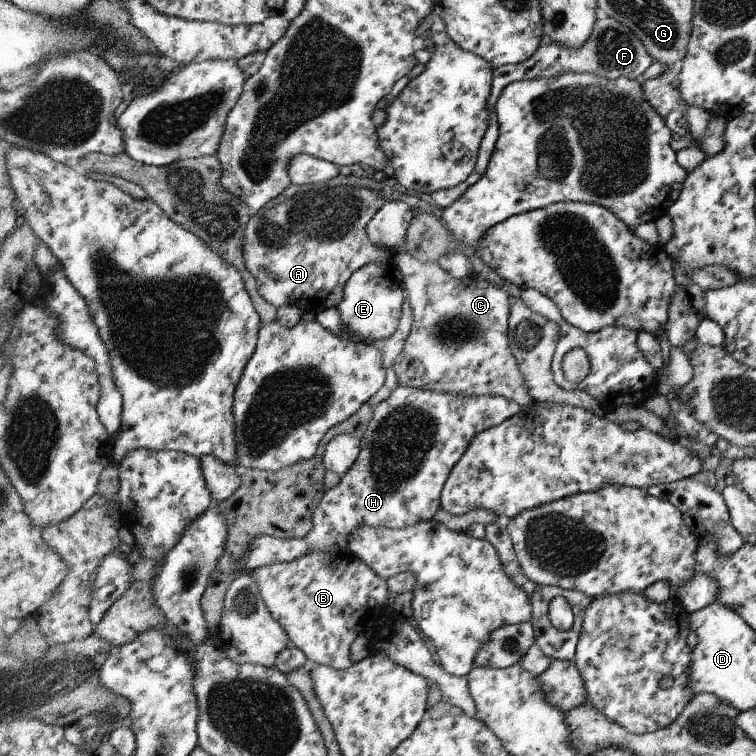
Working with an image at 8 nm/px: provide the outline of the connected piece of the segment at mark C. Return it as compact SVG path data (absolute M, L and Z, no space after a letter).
M406 251L392 257L403 274L402 285L406 289L406 300L414 312L411 336L407 338L403 354L395 362L399 386L460 396L502 396L512 399L512 402L517 402L520 406L535 402L523 370L508 344L509 294L475 275L454 278L439 263L420 262Z

